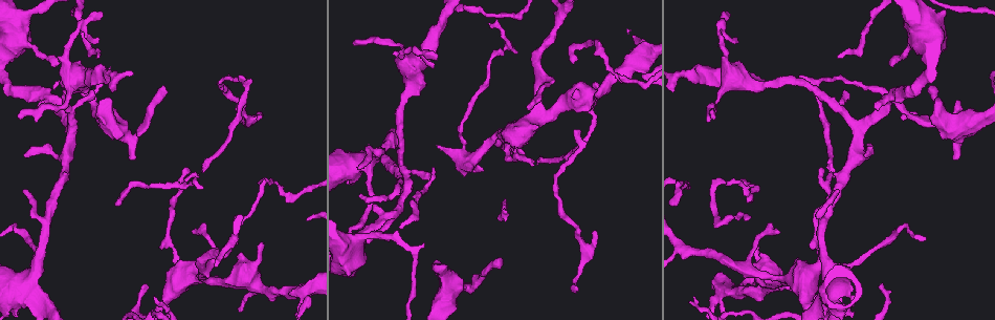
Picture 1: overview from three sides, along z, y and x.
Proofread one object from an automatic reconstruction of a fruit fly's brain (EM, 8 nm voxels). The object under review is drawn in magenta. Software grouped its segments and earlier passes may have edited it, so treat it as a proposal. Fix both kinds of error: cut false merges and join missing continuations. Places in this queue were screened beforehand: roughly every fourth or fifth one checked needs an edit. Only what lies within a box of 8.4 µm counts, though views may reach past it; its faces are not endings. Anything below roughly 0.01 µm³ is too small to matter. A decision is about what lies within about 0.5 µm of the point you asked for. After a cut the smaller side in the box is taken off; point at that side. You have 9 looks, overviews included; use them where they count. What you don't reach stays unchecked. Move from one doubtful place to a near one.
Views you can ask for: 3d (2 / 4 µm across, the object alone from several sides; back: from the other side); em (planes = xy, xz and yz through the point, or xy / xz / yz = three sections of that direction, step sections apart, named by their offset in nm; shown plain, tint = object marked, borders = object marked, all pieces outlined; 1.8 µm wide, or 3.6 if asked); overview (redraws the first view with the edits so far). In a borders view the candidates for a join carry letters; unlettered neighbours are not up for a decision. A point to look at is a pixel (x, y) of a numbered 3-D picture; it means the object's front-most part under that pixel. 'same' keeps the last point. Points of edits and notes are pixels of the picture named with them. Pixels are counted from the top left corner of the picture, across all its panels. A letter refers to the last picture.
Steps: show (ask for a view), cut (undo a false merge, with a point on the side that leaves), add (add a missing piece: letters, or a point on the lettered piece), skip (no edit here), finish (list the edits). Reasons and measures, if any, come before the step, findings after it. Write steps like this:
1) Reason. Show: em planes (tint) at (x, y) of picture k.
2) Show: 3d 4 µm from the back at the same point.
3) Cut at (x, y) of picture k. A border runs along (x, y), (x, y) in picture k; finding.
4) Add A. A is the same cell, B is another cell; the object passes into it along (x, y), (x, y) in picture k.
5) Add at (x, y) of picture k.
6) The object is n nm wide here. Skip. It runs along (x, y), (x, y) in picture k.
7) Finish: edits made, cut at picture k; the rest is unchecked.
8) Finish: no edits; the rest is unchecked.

Thin end. Show: em 3.6 µm planes (borders) at (19, 118) of picture 1.

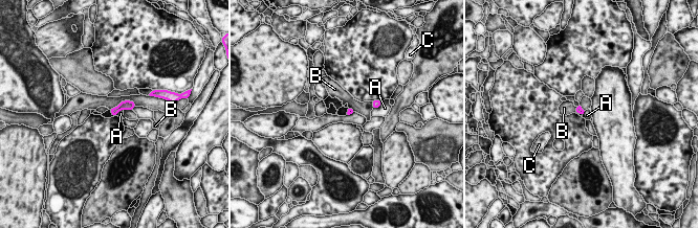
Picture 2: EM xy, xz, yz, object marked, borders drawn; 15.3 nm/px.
The longest contact is with A, 200 nm. Skip. A, B and C are other cells; a border runs along (123, 109), (113, 116) in picture 2; no lettered piece goes on from it.

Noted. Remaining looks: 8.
Free end. Show: 3d 4 µm from the back at (358, 169) of picture 1.

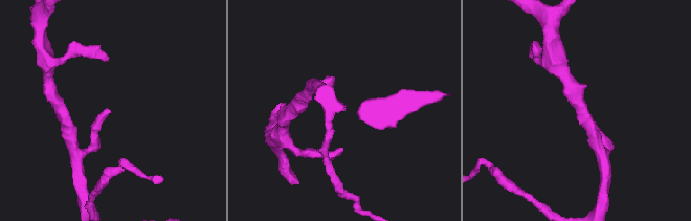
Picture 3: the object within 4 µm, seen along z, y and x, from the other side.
Shape alone is not enough. Show: em planes (plain) at (344, 109) of picture 3.

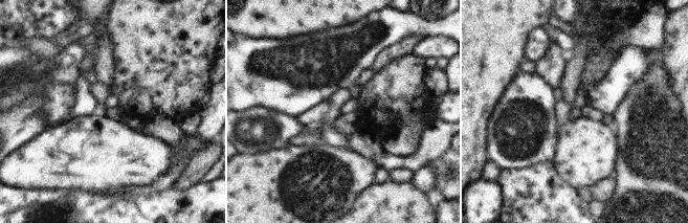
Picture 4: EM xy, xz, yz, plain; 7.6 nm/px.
What lies round it. Show: em planes (borders) at the same point.

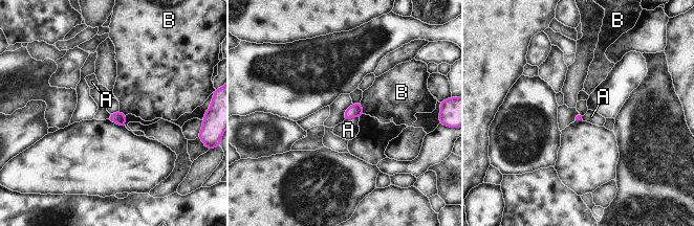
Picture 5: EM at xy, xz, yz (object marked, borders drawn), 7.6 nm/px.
Skip. A and B are other cells; a border runs along (359, 116), (344, 120) in picture 5; no lettered piece goes on from it.

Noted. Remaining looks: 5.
Thin end. Show: em yz step 4 (borders) at (97, 55) of picture 1.

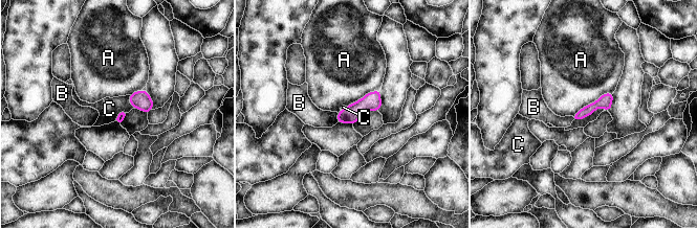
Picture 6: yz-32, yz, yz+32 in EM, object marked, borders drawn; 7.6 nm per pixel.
Skip. A, B and C are other cells; it runs along (377, 93), (352, 113), (340, 118) in picture 6; none of them fits.

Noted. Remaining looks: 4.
An open end. Show: 3d 2 µm at (576, 291) of picture 1.

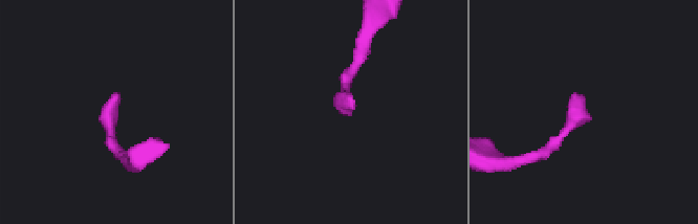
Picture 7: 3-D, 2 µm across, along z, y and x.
Show: em planes (borders) at (354, 109) of picture 7.

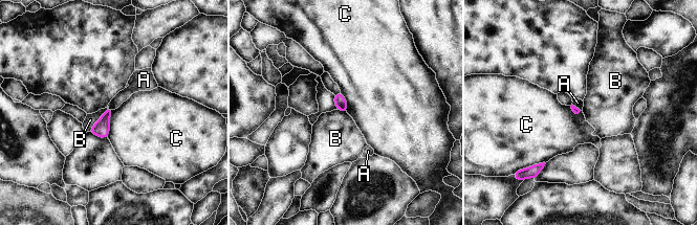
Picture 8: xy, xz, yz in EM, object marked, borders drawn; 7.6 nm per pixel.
The longest contact is with B, 240 nm. Skip. A, B and C are other cells; no lettered piece goes on from it.

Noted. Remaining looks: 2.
Finish: no edits; the rest is unchecked.

